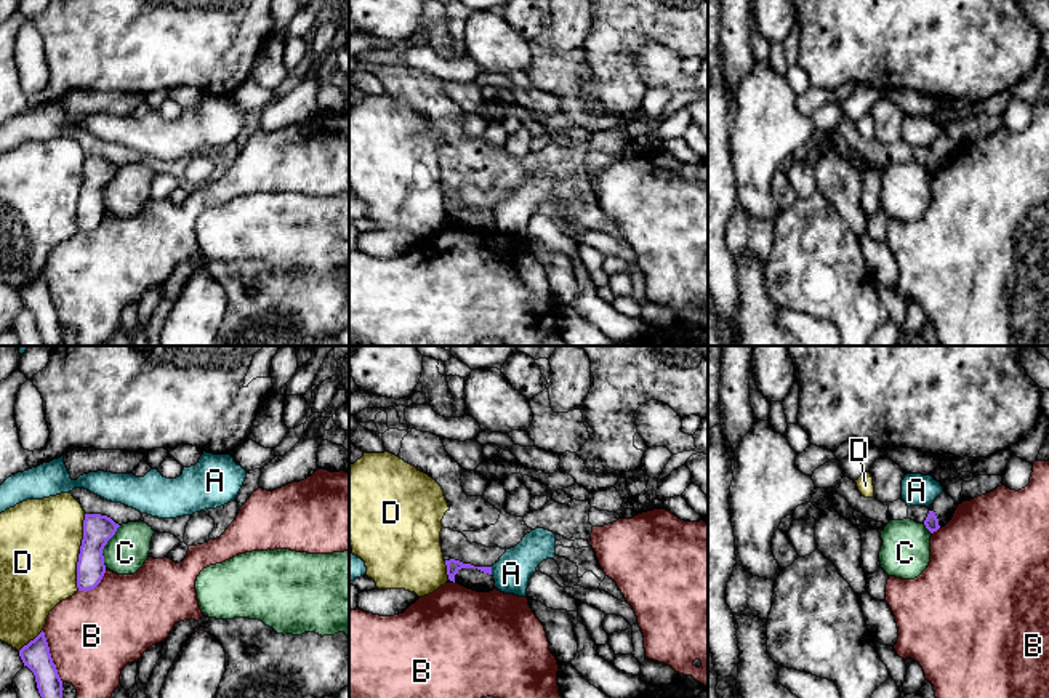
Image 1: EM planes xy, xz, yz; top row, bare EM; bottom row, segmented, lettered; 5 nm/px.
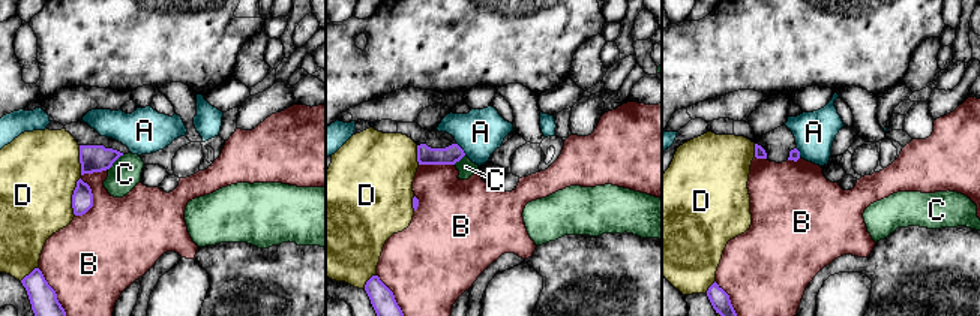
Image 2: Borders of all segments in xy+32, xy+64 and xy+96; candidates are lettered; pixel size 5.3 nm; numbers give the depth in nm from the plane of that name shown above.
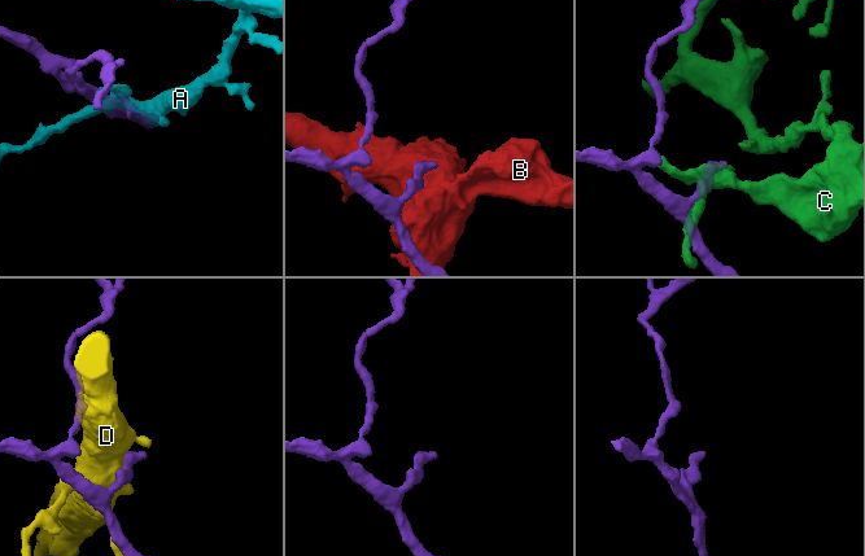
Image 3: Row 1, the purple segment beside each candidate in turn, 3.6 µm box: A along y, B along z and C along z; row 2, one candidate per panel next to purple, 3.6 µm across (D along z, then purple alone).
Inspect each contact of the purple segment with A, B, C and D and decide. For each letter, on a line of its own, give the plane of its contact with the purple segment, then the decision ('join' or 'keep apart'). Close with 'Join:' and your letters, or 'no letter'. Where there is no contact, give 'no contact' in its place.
A: xz | keep apart
B: xy | keep apart
C: xy | keep apart
D: xy | keep apart
Join: no letter

